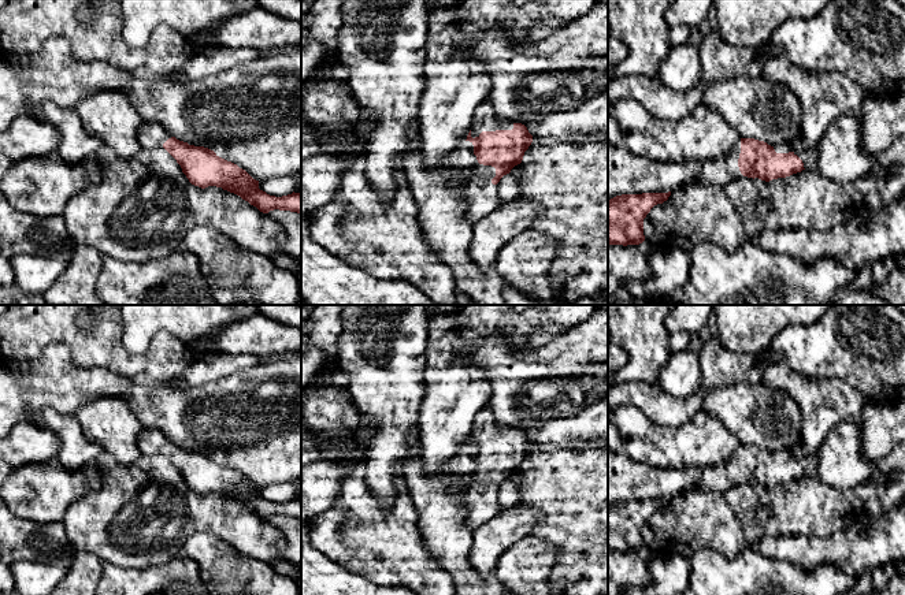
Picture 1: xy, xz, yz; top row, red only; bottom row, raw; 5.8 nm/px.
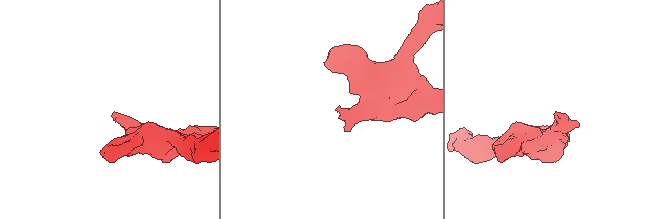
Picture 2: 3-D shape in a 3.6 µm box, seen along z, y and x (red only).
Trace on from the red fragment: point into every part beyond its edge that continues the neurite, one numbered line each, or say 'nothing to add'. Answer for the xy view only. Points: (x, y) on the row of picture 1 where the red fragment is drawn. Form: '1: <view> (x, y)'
1: xy (151, 134)

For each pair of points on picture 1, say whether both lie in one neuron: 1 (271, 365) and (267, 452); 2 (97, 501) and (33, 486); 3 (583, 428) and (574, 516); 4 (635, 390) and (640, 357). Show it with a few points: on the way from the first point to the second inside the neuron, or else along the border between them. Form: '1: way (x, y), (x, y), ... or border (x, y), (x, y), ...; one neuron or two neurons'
1: way (253, 387), (253, 395), (259, 401), (263, 430); one neuron
2: border (97, 469), (99, 486), (78, 497), (62, 520); two neurons
3: border (549, 442), (557, 446), (586, 446), (593, 443); two neurons
4: border (656, 380), (652, 383), (625, 382), (622, 385); two neurons

